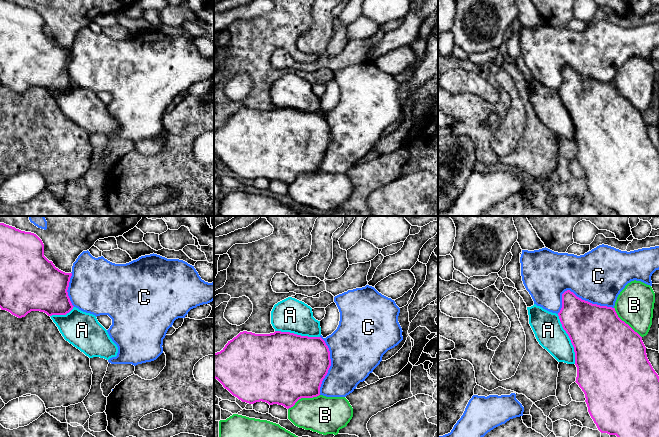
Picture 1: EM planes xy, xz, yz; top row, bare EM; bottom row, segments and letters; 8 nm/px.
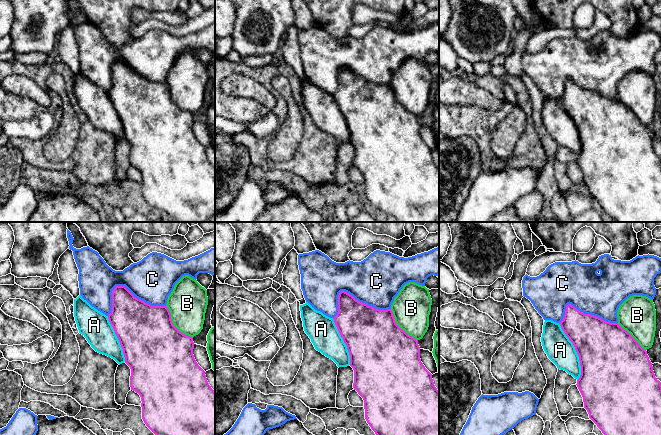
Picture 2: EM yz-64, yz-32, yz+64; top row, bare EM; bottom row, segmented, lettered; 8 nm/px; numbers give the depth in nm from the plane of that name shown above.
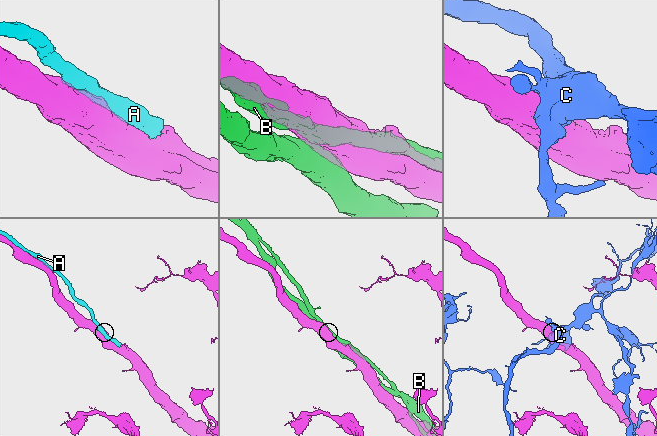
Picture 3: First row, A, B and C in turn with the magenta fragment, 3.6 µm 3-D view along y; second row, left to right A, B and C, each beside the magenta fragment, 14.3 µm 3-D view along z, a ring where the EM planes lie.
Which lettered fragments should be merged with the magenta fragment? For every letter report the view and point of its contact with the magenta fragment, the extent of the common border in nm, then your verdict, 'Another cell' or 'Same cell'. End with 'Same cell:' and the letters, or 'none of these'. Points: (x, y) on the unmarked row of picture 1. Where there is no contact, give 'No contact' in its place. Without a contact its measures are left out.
A: Touches magenta at yz (570, 115). Shared border 420 nm. Same cell
B: Touches magenta at xz (303, 173). Shared border 280 nm. Another cell
C: Touches magenta at yz (578, 73). Shared border 460 nm. Another cell
Same cell: A

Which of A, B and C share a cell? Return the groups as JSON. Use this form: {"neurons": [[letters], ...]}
{"neurons": [["A"], ["B"], ["C"]]}

